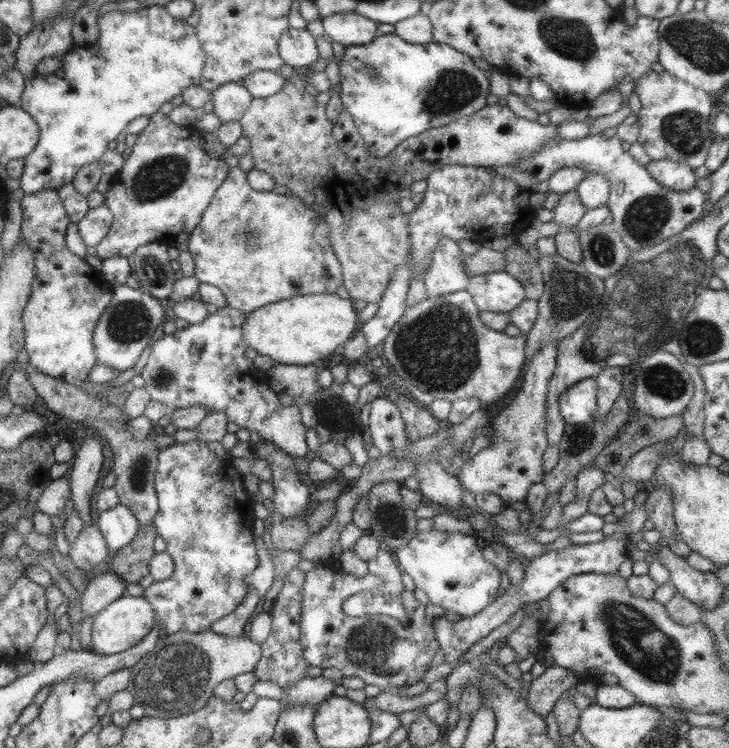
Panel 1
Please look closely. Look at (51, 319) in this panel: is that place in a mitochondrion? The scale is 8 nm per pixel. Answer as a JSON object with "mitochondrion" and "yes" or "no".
{"mitochondrion":"no"}

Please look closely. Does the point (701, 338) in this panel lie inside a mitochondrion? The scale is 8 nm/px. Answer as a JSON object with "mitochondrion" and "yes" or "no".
{"mitochondrion":"yes"}

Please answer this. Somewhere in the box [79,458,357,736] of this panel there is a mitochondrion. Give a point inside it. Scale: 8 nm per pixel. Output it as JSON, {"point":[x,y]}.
{"point":[178,676]}

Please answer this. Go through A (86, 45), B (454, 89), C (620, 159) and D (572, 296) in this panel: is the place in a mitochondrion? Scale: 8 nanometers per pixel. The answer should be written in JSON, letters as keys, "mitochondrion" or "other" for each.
{"A":"other","B":"mitochondrion","C":"other","D":"mitochondrion"}

